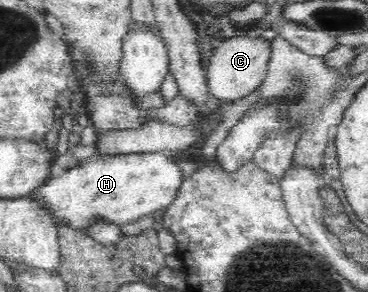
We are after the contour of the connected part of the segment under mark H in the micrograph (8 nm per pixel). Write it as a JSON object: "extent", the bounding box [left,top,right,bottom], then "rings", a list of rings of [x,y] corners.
{"extent":[33,152,184,230],"rings":[[[144,152],[126,156],[92,156],[84,164],[78,164],[53,176],[44,186],[40,186],[33,196],[40,196],[44,203],[50,205],[56,215],[60,215],[60,226],[72,225],[83,230],[82,223],[92,217],[102,217],[116,224],[126,224],[147,214],[159,214],[174,202],[184,180],[182,168],[174,162],[167,152]]]}

